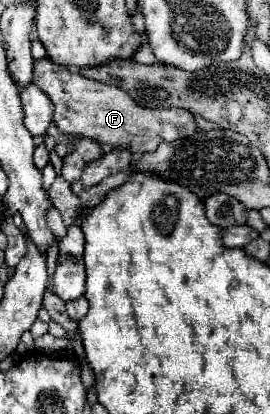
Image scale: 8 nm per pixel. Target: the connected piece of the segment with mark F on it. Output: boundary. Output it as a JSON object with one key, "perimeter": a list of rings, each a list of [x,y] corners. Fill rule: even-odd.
{"perimeter":[[[48,57],[34,61],[34,81],[42,93],[46,93],[54,105],[54,123],[60,133],[74,137],[88,137],[98,143],[116,147],[128,147],[134,155],[154,151],[162,141],[176,141],[190,137],[196,131],[192,113],[186,109],[144,109],[134,105],[126,91],[114,85],[102,85],[86,79],[76,71],[52,63]]]}

